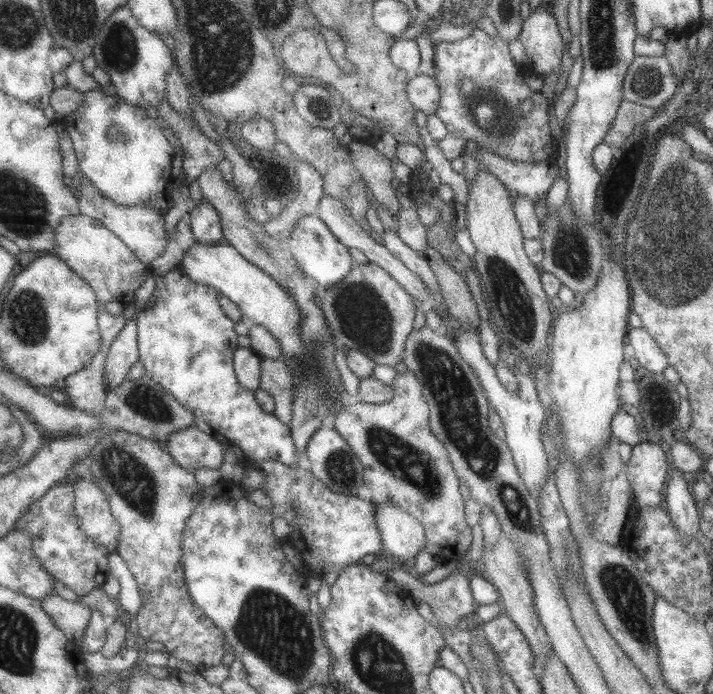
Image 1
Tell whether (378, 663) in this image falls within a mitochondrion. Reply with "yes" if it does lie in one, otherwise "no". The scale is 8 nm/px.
yes

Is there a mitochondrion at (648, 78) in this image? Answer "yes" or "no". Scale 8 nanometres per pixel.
yes

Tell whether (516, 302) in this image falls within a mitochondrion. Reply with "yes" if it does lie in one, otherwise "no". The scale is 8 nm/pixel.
yes

